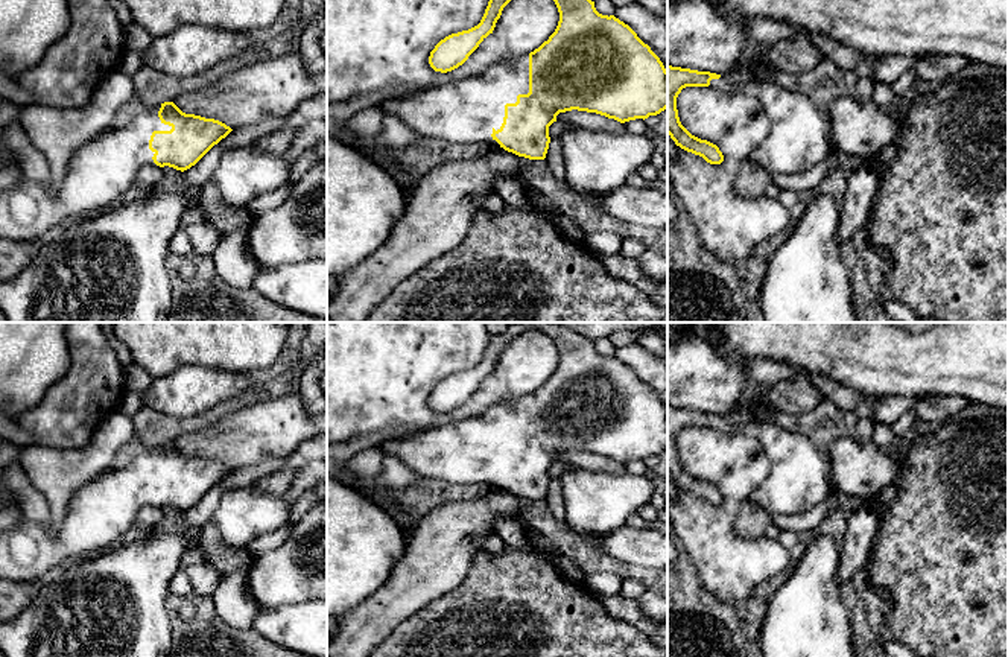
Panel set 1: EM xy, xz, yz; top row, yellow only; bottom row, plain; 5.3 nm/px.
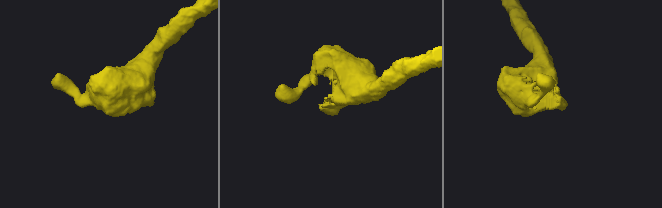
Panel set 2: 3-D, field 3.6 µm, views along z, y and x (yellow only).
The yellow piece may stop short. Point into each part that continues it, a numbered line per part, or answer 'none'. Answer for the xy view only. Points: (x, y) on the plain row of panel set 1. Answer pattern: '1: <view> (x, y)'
1: xy (98, 514)

